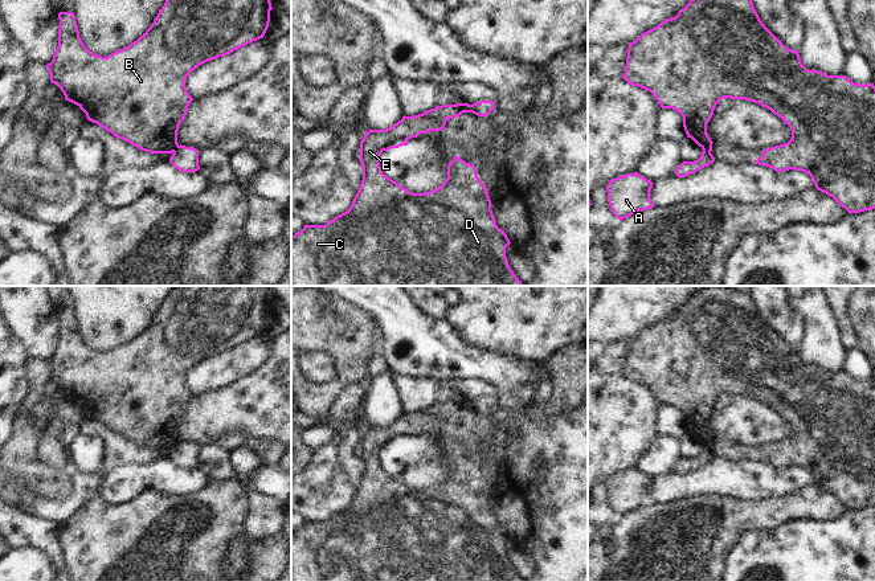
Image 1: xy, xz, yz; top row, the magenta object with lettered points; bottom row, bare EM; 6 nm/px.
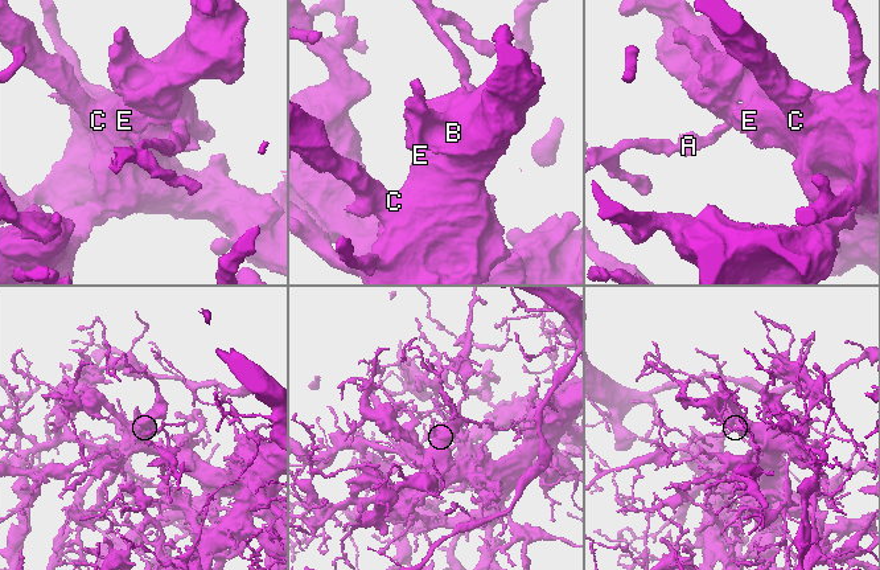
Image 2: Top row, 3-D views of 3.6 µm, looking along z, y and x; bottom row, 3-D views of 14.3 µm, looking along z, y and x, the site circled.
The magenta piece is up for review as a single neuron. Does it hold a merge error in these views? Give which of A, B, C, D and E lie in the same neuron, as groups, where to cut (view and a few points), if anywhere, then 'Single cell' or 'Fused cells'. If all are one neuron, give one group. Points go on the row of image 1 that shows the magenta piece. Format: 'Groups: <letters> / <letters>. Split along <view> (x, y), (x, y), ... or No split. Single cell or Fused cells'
Groups: A / B C D E. Split along xz (470, 105), (471, 111). Fused cells

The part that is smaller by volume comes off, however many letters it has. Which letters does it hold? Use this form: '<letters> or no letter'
A

